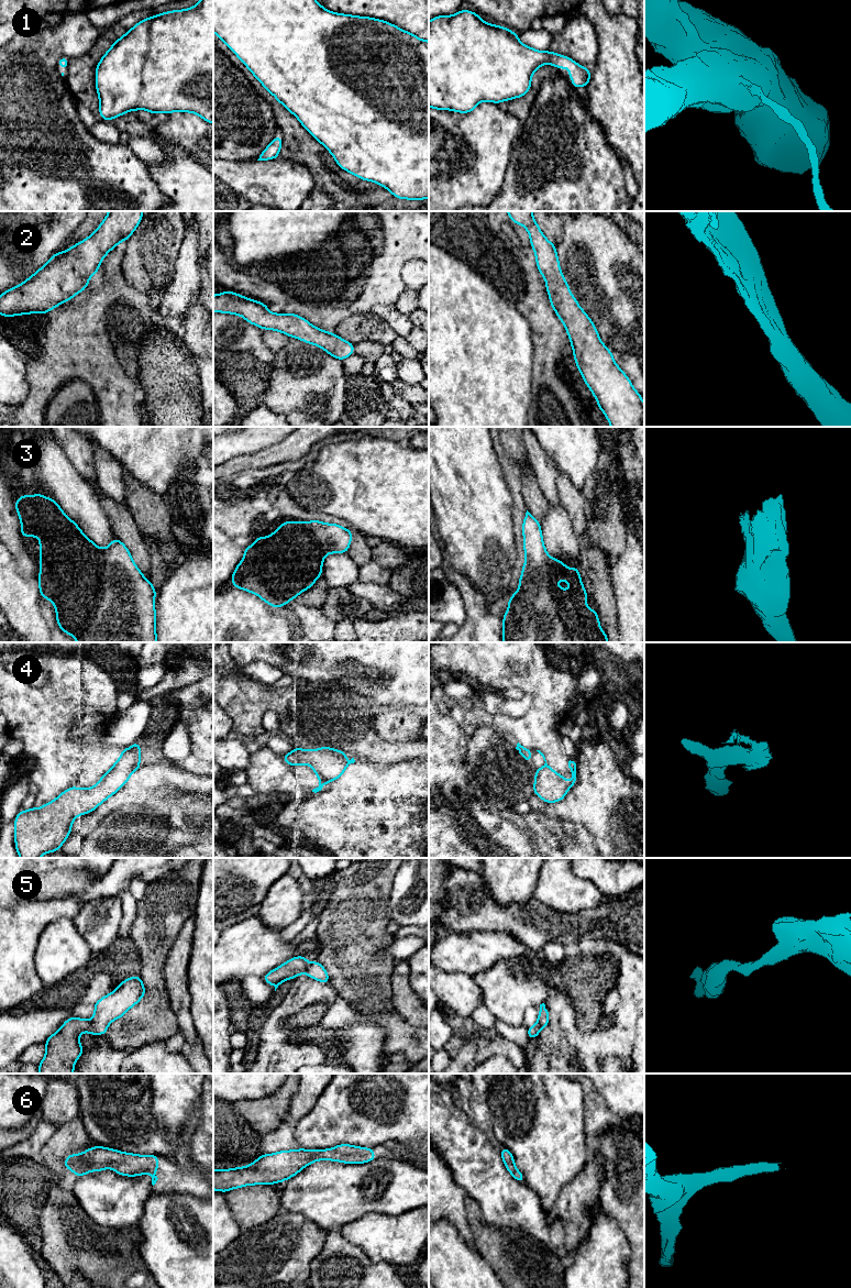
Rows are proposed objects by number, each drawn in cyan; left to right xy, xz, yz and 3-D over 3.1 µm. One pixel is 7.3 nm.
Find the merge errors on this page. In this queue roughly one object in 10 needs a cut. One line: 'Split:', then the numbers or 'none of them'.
Split: none of them

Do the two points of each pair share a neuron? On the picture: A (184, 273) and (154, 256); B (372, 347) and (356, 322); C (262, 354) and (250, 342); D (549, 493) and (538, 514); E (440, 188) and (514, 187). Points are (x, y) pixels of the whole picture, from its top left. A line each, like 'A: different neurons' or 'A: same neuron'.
A: different neurons
B: different neurons
C: same neuron
D: different neurons
E: different neurons

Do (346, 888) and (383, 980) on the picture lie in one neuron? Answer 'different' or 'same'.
same

